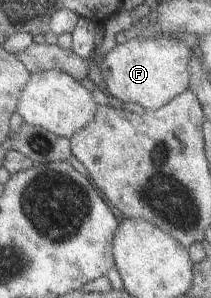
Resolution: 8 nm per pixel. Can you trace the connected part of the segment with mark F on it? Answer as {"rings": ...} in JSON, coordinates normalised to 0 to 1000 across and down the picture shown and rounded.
{"rings":[[[626,111],[602,141],[550,144],[460,215],[483,272],[526,322],[588,342],[659,349],[682,366],[749,366],[791,349],[825,322],[891,295],[886,218],[910,168],[810,124],[711,124],[678,131]]]}

